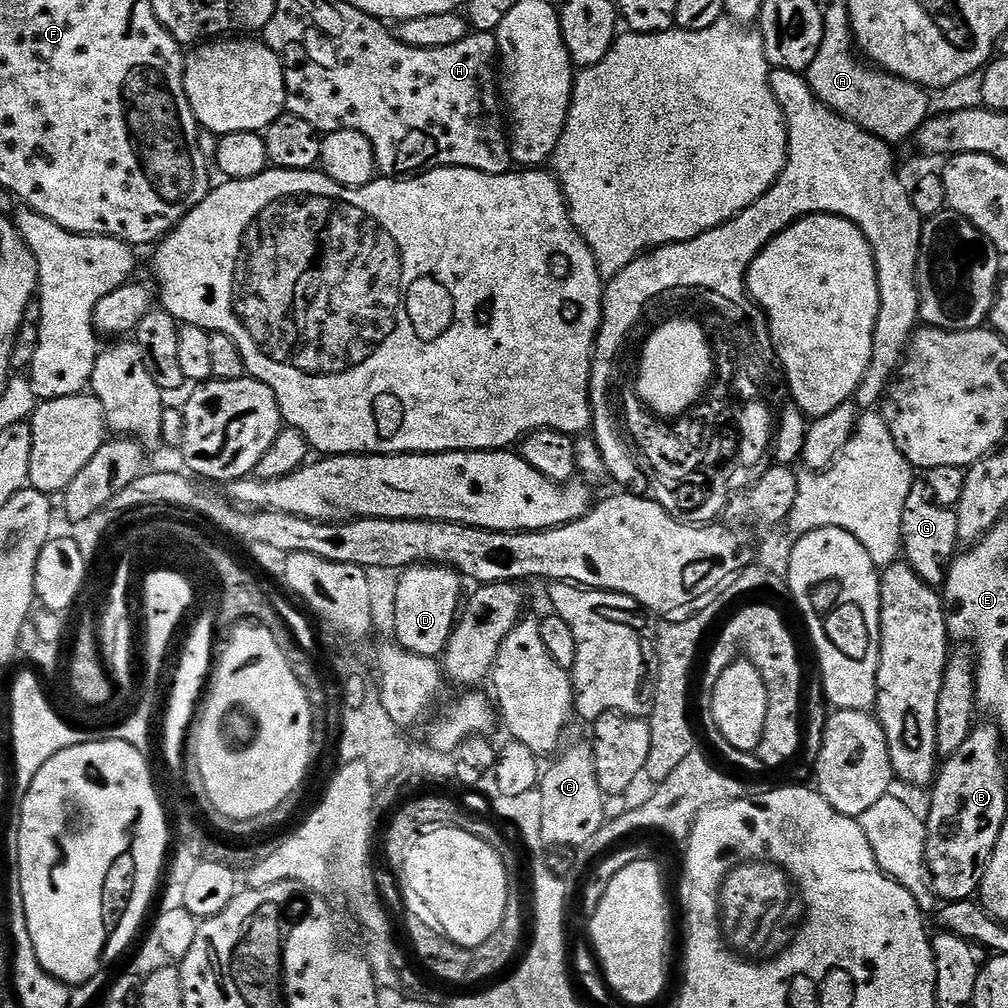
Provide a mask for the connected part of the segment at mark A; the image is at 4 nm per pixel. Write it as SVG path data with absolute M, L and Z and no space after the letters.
M847 3L827 6L823 14L822 46L818 46L818 54L814 54L814 62L810 62L806 73L812 93L839 116L862 126L862 130L874 134L879 140L885 140L889 146L897 146L911 135L913 137L930 115L929 89L892 76L884 69L873 66L861 55L856 41L852 39Z

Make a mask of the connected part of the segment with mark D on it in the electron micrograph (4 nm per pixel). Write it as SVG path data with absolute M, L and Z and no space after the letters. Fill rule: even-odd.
M413 564L399 573L400 581L396 584L396 597L392 600L392 628L396 631L395 643L405 648L410 654L443 657L444 647L452 636L456 626L458 613L462 608L462 592L460 596L460 583L462 577L454 568L442 564Z

